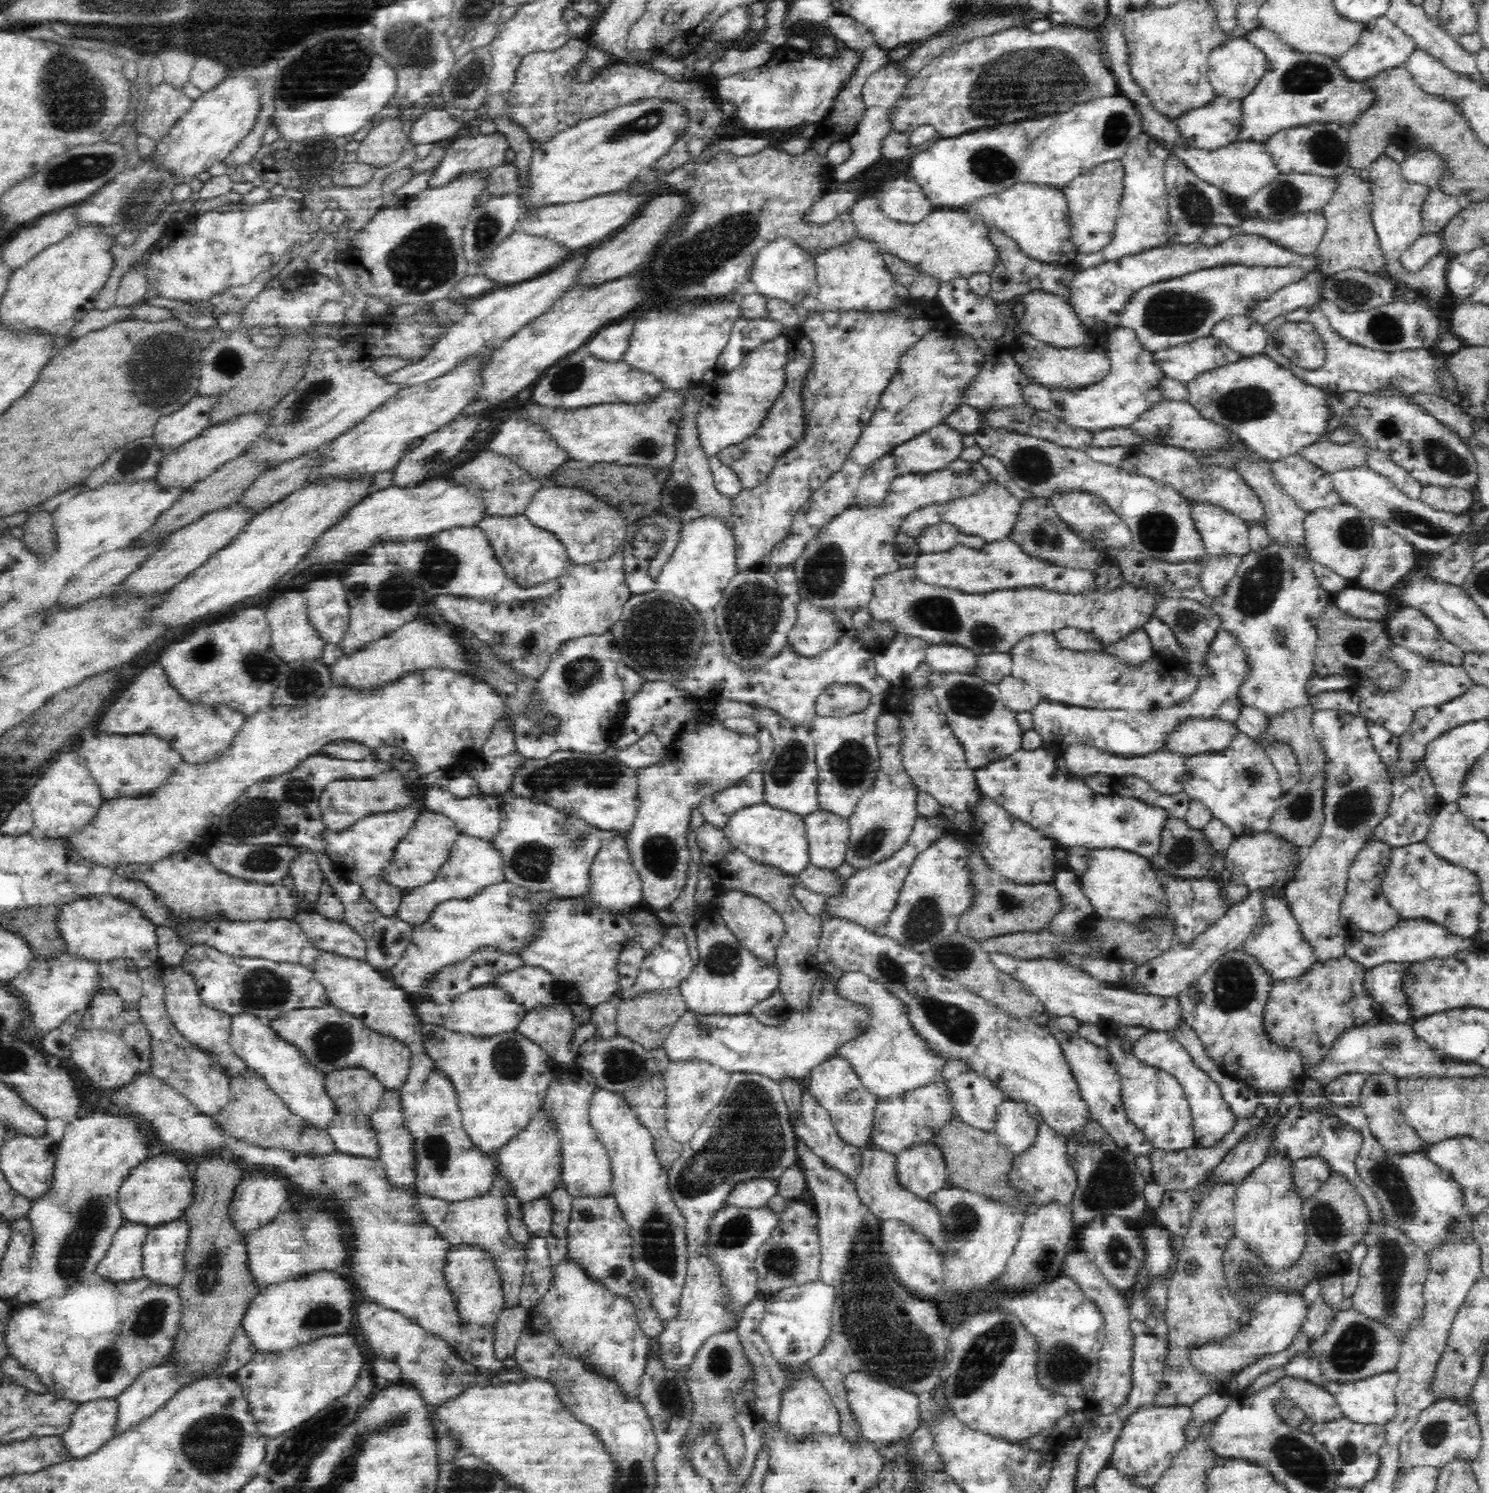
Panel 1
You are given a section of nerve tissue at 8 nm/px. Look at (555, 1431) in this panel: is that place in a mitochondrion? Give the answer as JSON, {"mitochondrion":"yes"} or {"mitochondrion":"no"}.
{"mitochondrion":"no"}

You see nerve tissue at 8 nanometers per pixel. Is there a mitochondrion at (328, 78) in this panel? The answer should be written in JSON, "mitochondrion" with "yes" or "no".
{"mitochondrion":"yes"}

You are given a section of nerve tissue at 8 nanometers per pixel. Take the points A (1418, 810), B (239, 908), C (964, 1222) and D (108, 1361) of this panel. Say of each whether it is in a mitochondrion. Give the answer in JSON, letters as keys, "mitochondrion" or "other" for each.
{"A":"other","B":"other","C":"mitochondrion","D":"mitochondrion"}

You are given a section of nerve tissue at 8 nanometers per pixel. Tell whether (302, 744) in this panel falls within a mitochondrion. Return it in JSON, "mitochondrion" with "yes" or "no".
{"mitochondrion":"no"}

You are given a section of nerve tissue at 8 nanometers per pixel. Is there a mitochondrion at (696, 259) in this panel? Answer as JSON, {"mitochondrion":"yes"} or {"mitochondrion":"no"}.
{"mitochondrion":"yes"}

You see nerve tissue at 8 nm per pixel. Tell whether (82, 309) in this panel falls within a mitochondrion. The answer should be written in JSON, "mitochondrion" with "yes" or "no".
{"mitochondrion":"no"}

